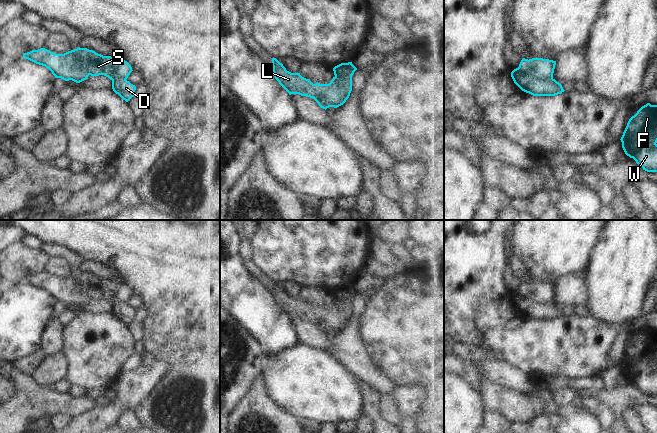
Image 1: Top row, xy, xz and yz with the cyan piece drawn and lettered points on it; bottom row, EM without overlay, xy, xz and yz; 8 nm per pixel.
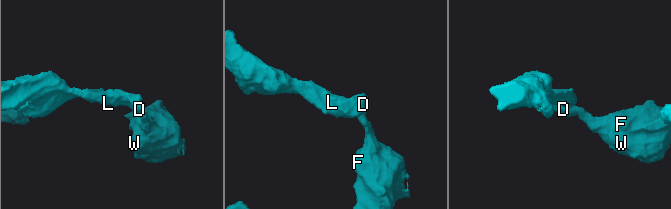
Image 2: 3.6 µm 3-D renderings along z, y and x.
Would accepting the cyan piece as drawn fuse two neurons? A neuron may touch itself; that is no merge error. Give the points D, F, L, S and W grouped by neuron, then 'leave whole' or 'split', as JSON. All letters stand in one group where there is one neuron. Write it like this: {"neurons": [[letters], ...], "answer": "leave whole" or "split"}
{"neurons": [["D", "F", "W"], ["L", "S"]], "answer": "split"}

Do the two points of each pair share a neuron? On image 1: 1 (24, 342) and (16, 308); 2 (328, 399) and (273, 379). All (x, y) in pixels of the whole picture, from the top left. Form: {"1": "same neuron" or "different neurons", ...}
{"1": "same neuron", "2": "same neuron"}

